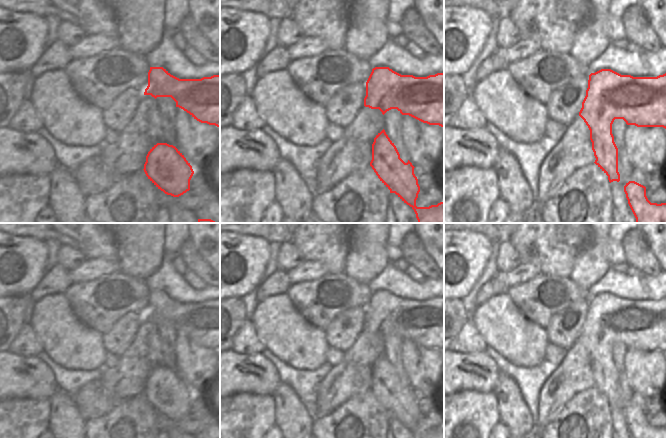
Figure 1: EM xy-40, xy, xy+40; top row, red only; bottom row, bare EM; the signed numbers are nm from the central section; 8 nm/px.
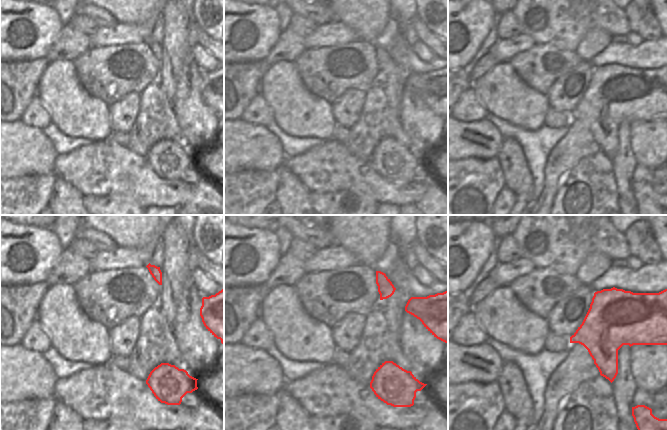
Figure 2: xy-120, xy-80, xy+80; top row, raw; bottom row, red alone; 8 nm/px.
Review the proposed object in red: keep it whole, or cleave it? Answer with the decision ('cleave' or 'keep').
keep

